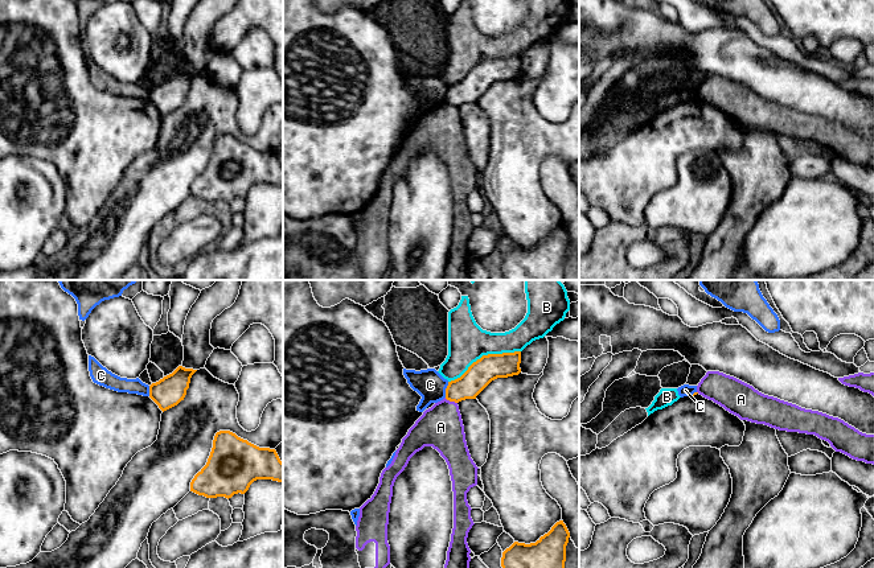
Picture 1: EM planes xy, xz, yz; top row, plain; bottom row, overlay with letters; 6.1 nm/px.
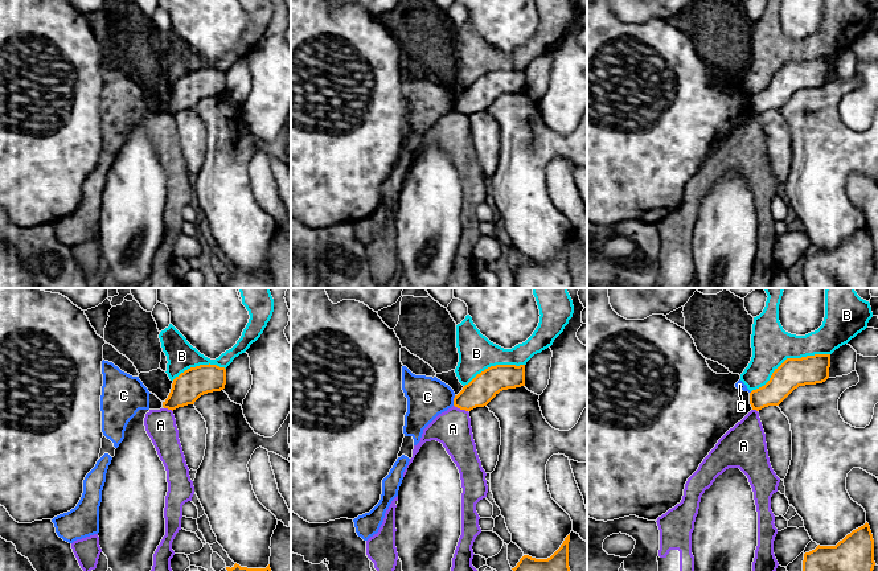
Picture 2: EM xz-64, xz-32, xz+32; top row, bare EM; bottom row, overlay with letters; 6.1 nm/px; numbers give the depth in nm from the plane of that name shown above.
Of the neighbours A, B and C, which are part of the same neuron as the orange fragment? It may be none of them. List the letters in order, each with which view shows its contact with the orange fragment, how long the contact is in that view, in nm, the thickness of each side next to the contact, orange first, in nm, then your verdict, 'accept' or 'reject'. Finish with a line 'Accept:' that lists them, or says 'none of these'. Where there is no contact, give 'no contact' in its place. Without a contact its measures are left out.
A: xz | 90 nm | 160/260 nm | reject
B: xz | 480 nm | 160/240 nm | reject
C: xz | 100 nm | 160/180 nm | reject
Accept: none of these

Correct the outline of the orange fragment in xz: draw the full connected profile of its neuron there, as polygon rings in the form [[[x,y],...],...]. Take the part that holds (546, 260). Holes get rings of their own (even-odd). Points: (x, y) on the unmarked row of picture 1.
[[[559,225],[536,247],[514,246],[502,256],[505,280],[565,280],[569,242],[566,229]]]

